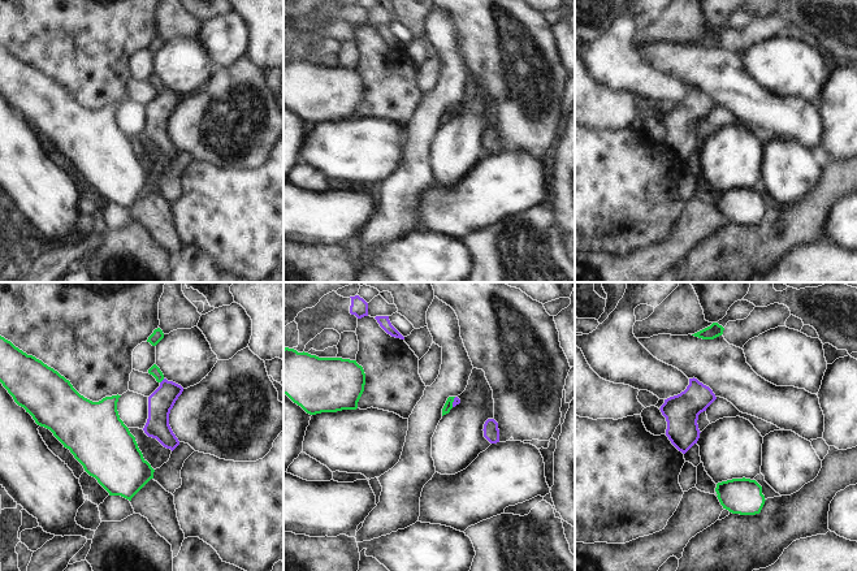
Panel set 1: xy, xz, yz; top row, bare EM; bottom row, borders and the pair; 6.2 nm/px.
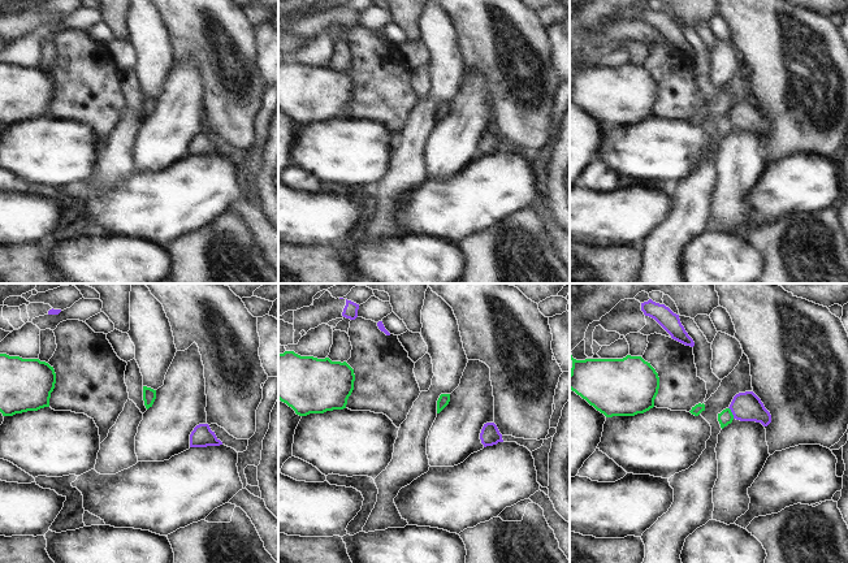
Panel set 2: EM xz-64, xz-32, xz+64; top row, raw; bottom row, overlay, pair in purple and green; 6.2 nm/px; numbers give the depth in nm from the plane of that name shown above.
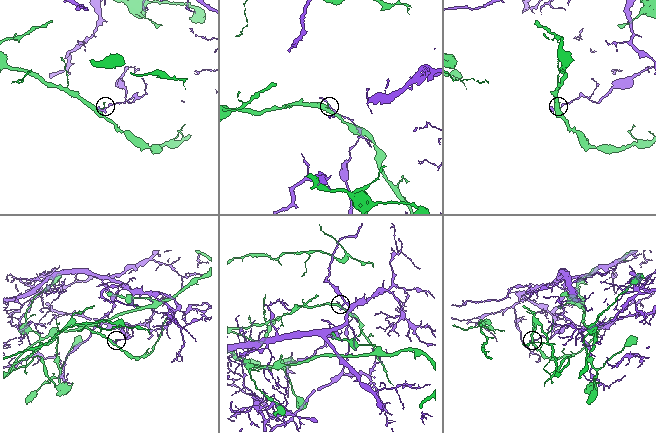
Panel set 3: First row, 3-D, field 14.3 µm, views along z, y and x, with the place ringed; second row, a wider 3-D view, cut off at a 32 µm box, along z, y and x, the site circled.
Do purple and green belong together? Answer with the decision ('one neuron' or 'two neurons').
two neurons

